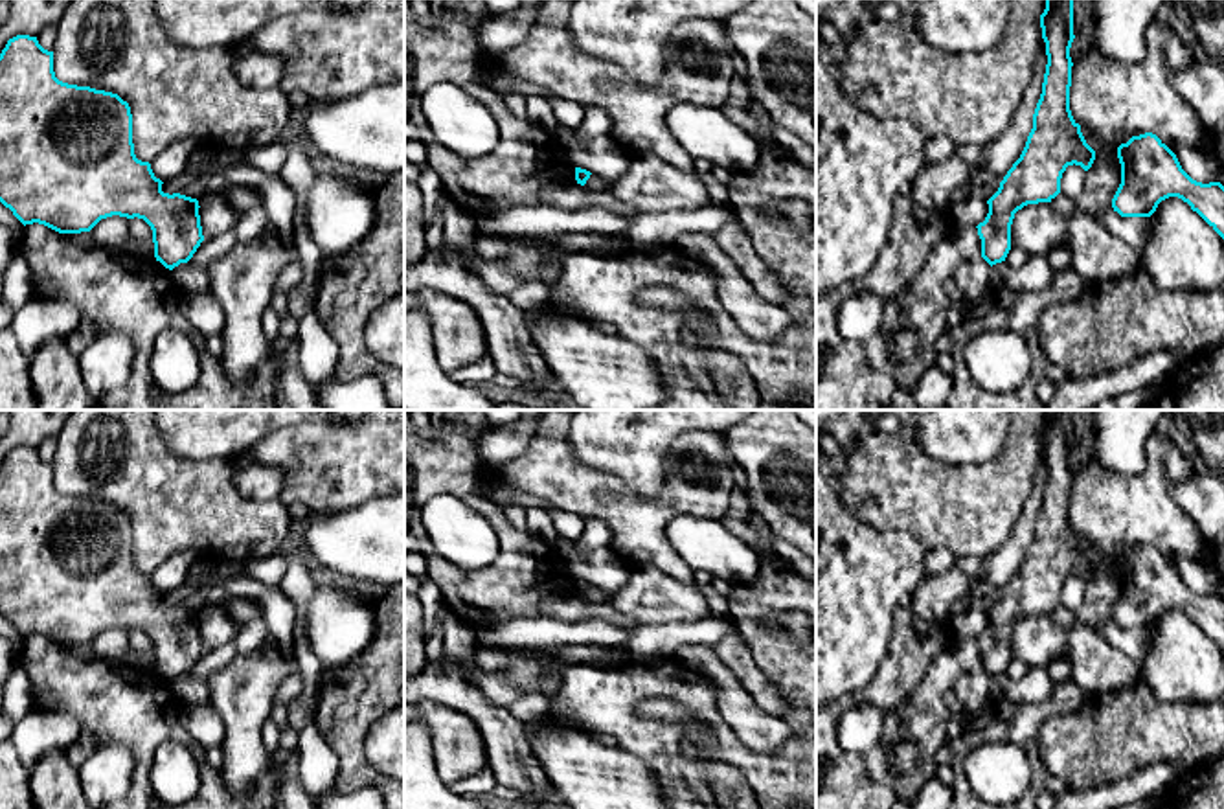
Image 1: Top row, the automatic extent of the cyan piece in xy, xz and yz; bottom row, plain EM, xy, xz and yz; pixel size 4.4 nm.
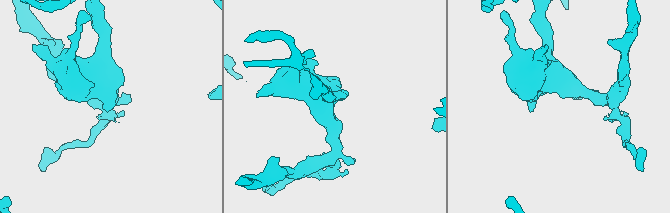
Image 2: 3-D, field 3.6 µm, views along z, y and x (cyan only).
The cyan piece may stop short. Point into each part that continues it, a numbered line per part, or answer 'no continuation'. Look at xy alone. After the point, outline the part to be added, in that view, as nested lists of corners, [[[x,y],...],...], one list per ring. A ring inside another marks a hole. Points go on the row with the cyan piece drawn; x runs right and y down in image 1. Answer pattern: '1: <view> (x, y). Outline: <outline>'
no continuation

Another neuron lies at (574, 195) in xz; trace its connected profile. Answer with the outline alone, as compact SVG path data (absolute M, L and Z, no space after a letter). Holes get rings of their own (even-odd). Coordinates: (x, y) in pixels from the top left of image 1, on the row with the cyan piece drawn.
M577 182L568 186L544 188L540 193L540 202L566 210L584 208L592 202L597 202L605 210L625 219L636 217L636 210L632 206L616 200L608 191L590 191Z

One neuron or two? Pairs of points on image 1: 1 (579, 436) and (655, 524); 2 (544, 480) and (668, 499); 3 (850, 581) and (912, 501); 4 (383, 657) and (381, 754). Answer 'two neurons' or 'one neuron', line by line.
1: two neurons
2: one neuron
3: two neurons
4: two neurons

